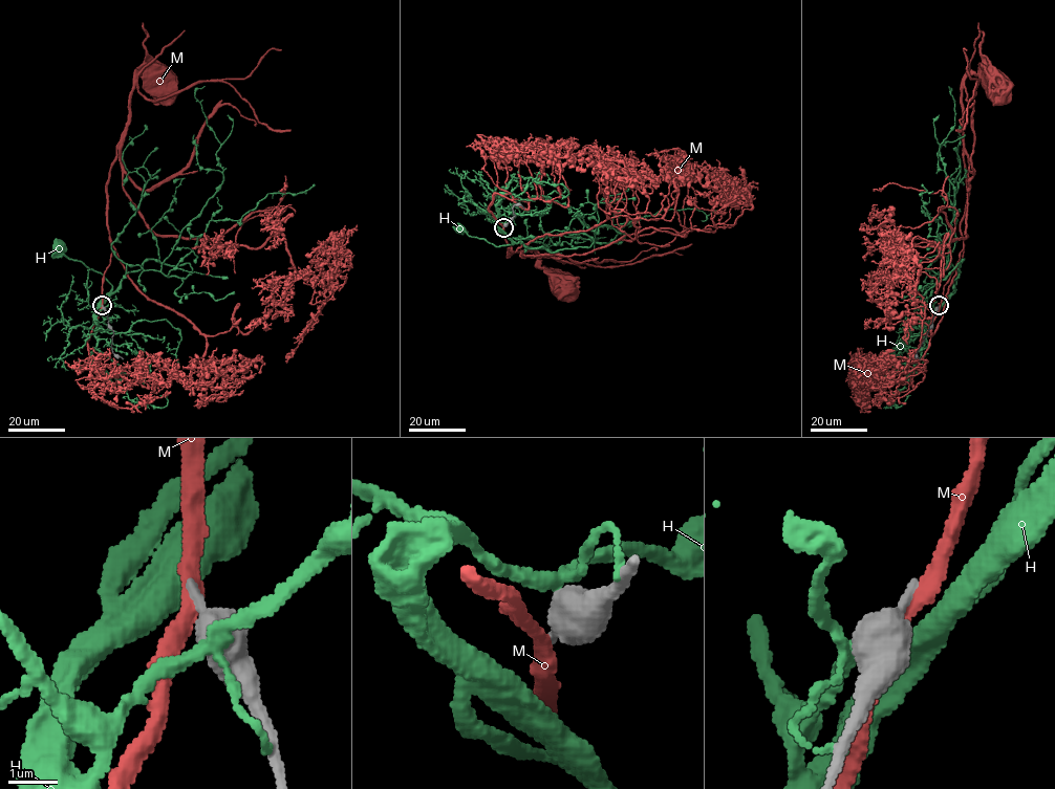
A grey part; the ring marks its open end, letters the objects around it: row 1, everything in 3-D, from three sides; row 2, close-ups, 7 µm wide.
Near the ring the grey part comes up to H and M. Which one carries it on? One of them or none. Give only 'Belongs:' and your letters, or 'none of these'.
Belongs: none of these

